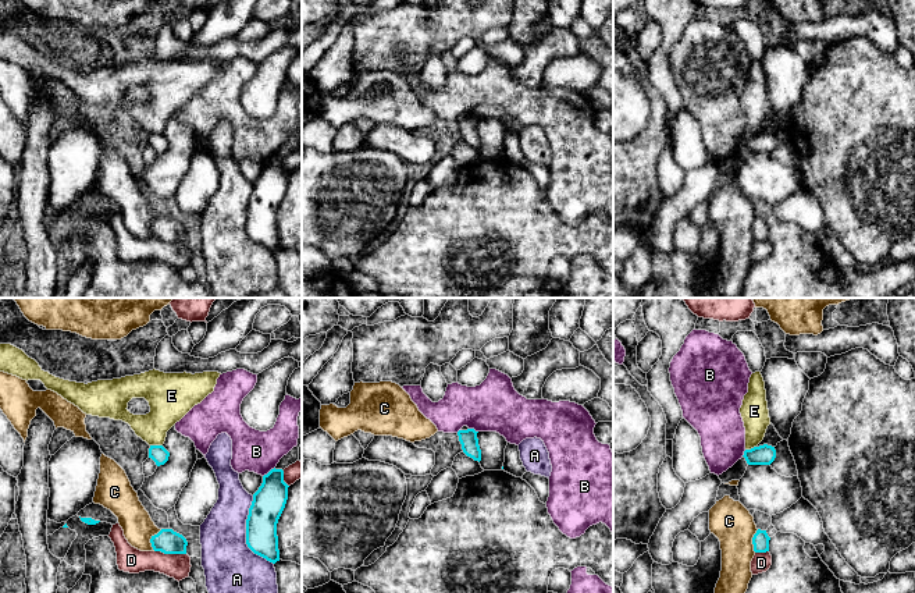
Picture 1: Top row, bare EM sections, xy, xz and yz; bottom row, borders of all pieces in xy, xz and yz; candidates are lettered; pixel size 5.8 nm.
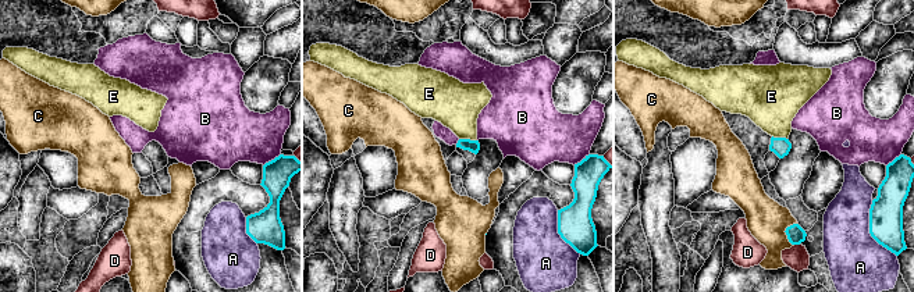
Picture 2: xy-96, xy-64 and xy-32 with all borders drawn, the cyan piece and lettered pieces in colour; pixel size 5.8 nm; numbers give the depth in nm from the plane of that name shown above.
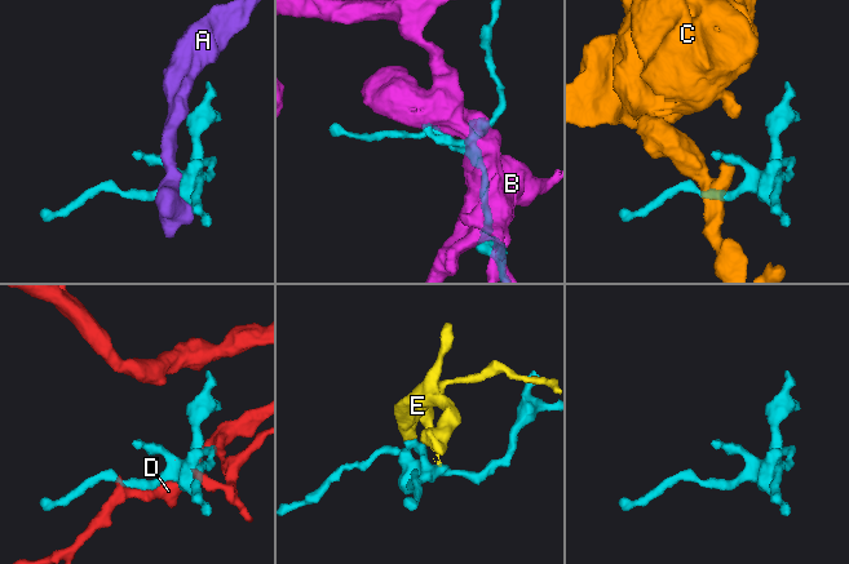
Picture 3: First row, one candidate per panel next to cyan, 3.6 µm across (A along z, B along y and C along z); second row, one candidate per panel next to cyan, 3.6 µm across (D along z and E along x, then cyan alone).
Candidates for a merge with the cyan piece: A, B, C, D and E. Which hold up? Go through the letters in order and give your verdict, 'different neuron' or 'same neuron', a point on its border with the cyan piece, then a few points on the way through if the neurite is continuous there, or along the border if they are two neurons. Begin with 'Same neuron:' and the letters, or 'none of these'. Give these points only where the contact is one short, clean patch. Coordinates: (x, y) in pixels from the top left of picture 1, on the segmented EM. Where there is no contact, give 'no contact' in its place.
Same neuron: none of these
A: different neuron; meets cyan in xy at (246, 533)
B: different neuron; meets cyan in xy at (270, 471)
C: different neuron; meets cyan in xy at (150, 539)
D: different neuron; meets cyan in xy at (170, 553)
E: different neuron; meets cyan in xy at (156, 446); border along xy (150, 444), (162, 446)

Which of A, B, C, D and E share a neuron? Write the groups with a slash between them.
A / B / C / D / E

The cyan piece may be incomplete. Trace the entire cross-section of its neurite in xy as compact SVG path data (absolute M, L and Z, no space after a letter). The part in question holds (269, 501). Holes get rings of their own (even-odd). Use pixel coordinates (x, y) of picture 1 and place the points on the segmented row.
M271 469L253 494L246 519L248 547L273 564L280 561L277 523L288 500L288 487L284 471Z

